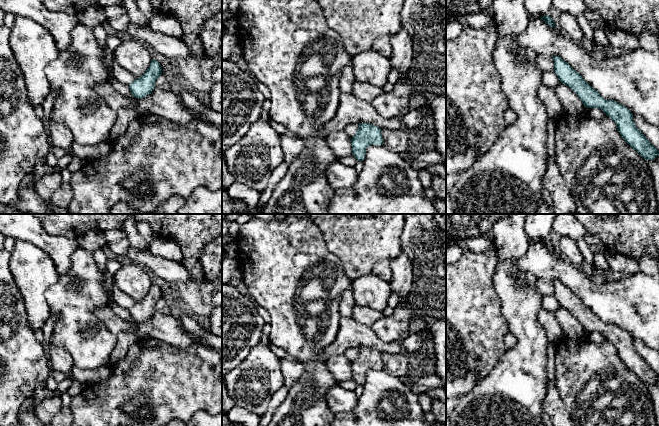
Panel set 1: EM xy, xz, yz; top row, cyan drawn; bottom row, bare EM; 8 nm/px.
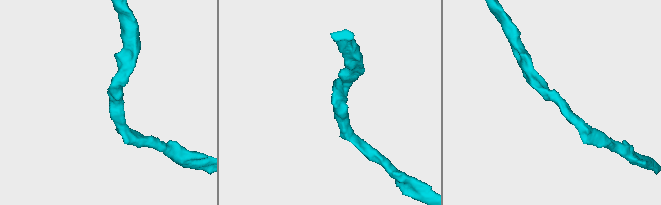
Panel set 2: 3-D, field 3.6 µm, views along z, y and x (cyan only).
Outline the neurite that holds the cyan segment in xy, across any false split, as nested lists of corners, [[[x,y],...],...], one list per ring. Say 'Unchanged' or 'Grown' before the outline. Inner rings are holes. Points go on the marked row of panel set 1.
Unchanged. [[[152,59],[146,72],[129,85],[131,94],[138,99],[144,98],[151,94],[155,87],[155,82],[161,76],[161,74],[162,67],[160,63]]]

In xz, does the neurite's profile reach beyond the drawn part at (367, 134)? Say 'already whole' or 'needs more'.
already whole

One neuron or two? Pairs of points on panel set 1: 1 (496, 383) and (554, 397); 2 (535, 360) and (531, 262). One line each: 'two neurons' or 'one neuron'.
1: two neurons
2: two neurons

